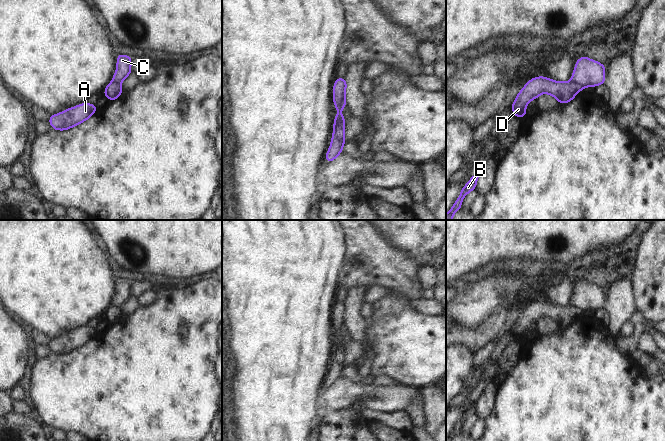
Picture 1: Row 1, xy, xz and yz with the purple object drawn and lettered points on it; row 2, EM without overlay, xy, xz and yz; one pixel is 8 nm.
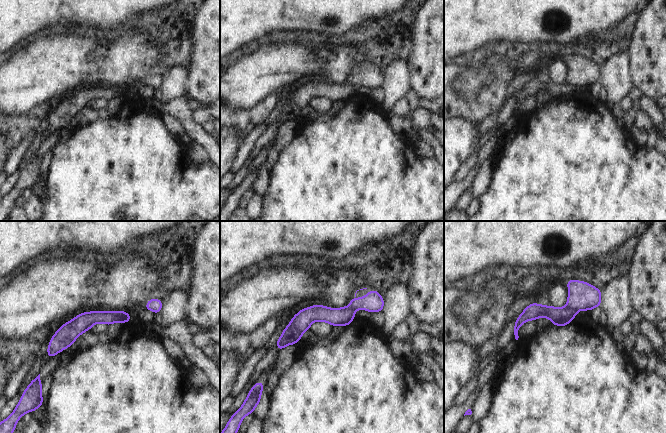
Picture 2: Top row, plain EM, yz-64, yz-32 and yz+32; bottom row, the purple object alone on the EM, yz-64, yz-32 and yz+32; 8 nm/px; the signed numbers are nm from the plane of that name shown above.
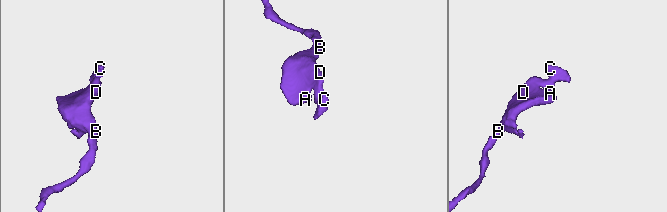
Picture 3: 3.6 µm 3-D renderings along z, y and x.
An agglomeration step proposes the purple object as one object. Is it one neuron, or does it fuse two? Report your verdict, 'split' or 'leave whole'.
split

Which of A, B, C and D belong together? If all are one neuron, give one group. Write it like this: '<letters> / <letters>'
A B D / C

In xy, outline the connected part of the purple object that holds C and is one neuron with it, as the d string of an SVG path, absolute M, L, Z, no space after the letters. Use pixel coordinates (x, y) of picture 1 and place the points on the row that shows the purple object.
M124 54L117 55L117 68L113 76L113 82L121 83L131 74L131 61L132 58L130 56Z

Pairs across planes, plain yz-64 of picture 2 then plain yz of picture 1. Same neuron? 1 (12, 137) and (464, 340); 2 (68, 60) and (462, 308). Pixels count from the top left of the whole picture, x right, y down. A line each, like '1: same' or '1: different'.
1: same
2: same

